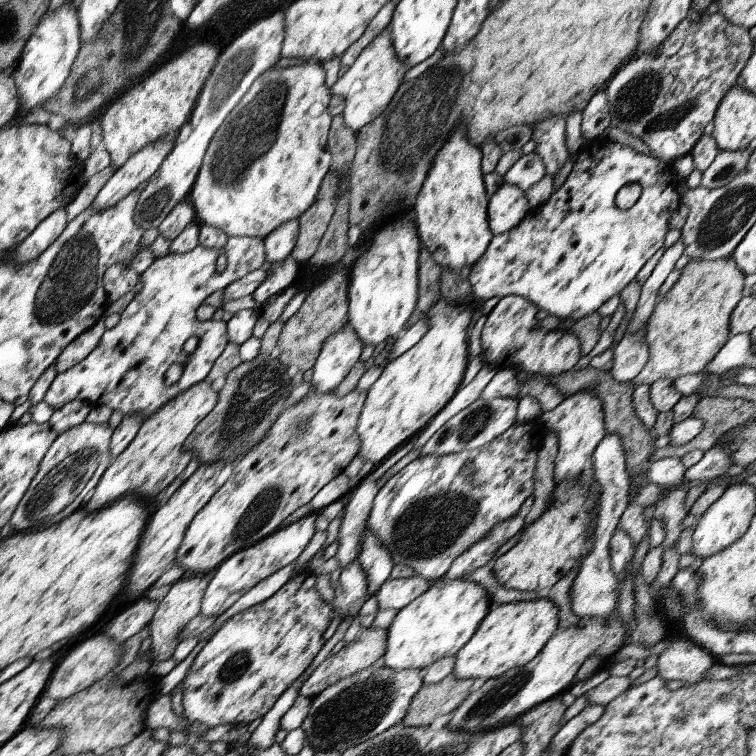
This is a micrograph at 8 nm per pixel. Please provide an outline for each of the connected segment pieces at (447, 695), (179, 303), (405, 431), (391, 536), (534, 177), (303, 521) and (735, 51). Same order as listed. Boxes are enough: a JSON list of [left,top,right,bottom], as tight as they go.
[[402,672,476,727],[44,237,266,461],[357,296,472,465],[367,420,547,582],[503,151,547,192],[200,513,319,619],[603,11,754,164]]

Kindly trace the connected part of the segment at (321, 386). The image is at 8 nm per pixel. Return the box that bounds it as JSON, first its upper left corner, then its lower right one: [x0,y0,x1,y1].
[311,325,362,391]

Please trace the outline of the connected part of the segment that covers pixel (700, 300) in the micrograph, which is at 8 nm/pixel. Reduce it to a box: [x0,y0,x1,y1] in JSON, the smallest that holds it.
[633,257,745,388]

